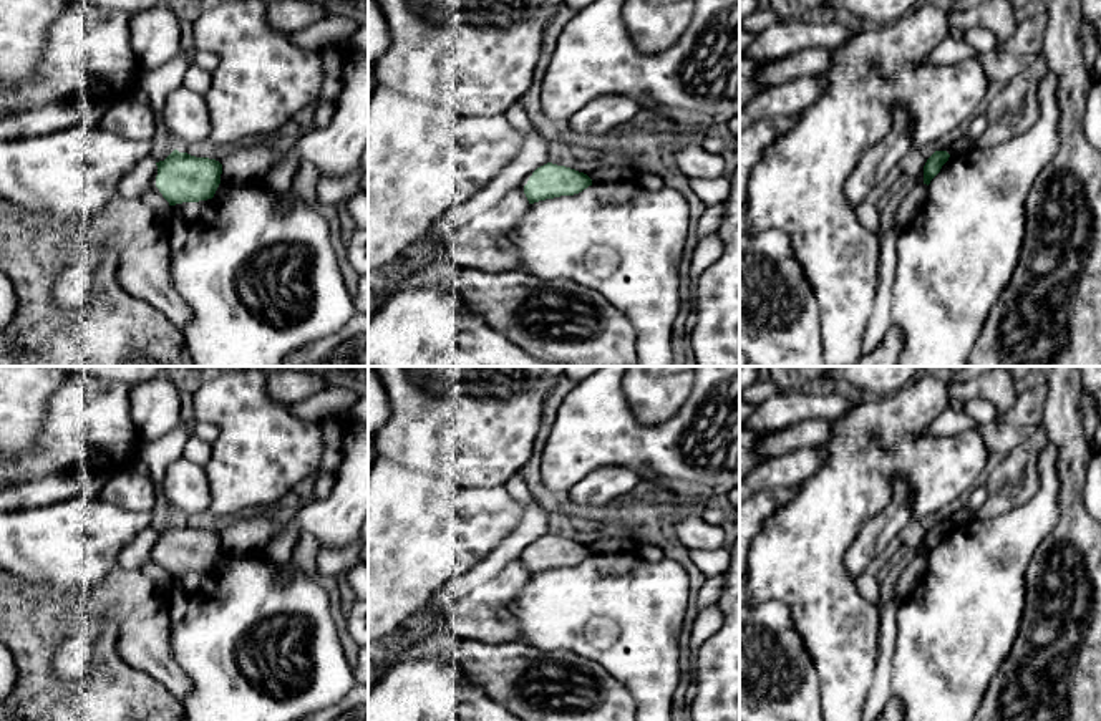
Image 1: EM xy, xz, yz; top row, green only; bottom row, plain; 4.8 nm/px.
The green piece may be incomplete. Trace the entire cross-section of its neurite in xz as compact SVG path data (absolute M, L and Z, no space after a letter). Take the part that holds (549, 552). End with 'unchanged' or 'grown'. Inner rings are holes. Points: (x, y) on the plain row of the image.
M547 534L537 539L524 557L529 575L574 567L592 557L592 550L575 540Z; unchanged

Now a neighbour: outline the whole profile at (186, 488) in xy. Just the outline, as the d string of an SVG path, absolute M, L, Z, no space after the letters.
M184 456L166 469L161 489L177 517L189 519L192 514L211 507L211 491L204 467Z

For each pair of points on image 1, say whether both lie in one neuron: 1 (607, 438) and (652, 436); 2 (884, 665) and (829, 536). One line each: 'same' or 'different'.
1: same
2: different

